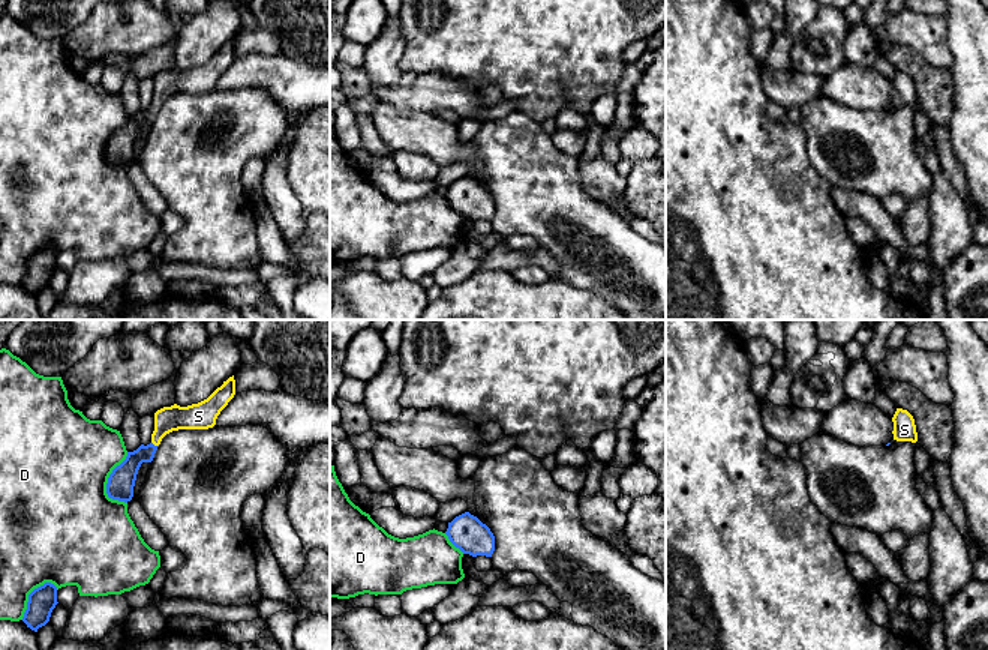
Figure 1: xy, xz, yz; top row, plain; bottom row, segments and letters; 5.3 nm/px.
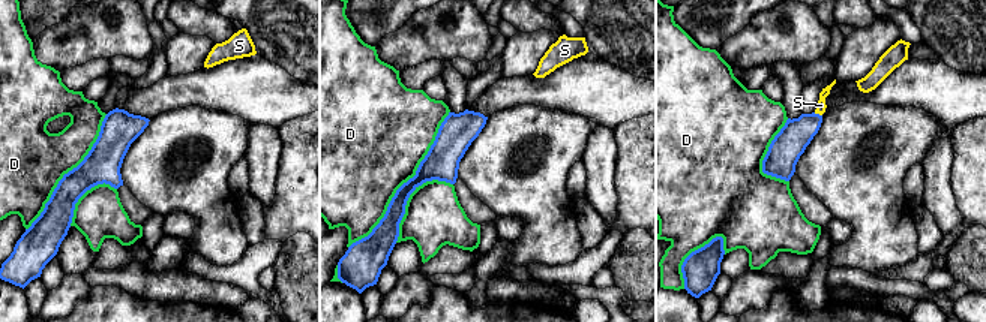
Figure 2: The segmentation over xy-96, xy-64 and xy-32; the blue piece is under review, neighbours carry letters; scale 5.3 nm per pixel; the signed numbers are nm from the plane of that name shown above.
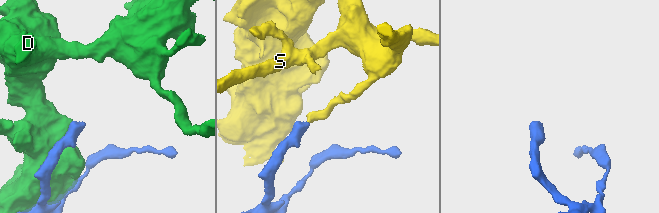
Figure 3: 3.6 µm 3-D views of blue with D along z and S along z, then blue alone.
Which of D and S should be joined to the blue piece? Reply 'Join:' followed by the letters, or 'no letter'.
Join: S

